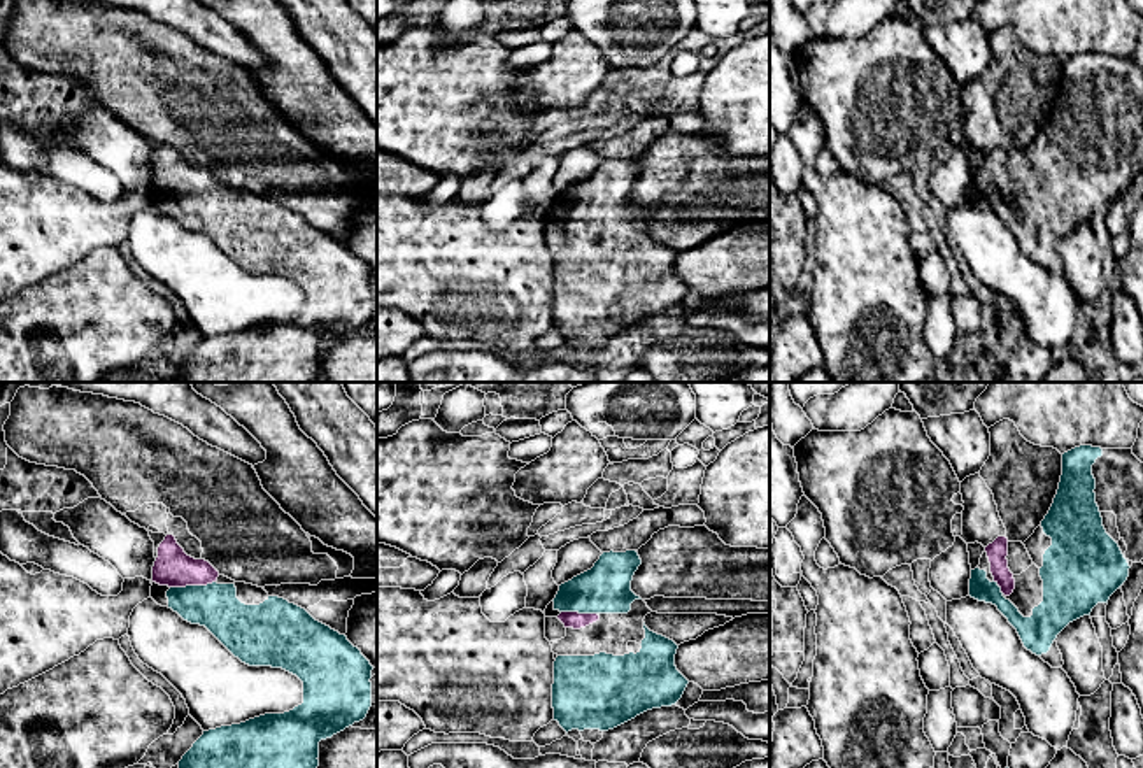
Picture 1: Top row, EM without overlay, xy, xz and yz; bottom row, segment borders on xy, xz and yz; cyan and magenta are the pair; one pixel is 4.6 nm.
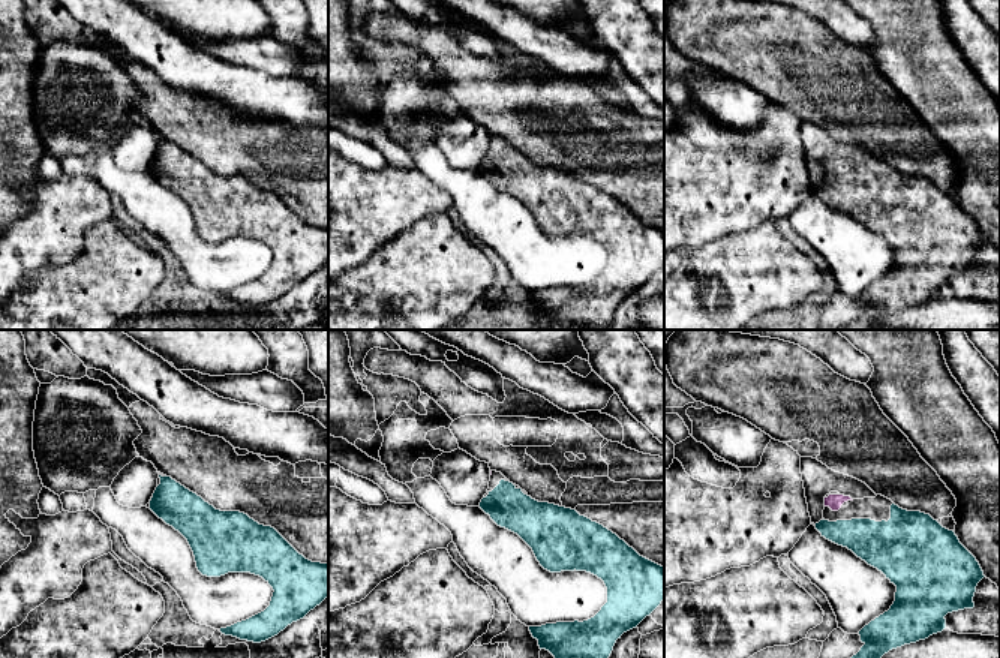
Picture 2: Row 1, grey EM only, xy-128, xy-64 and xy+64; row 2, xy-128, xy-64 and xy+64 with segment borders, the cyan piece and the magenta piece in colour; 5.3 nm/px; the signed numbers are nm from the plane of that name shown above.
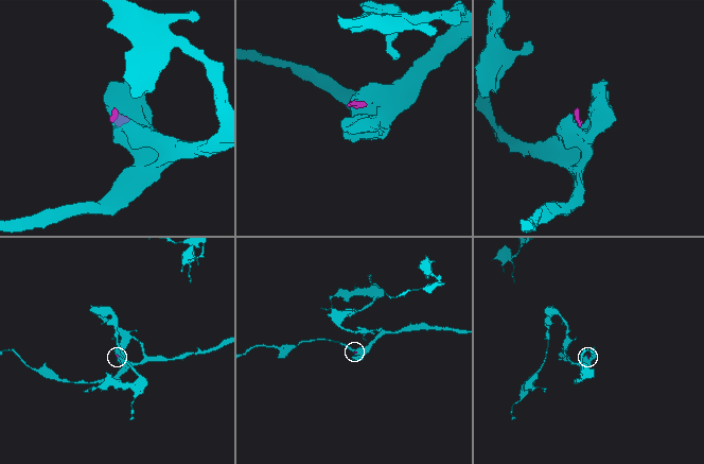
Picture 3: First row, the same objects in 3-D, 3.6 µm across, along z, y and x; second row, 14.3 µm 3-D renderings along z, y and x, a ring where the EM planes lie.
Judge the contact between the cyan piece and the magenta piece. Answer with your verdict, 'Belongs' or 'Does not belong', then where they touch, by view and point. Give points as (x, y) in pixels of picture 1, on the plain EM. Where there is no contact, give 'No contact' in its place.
Belongs. Touches cyan at xy (191, 193)

